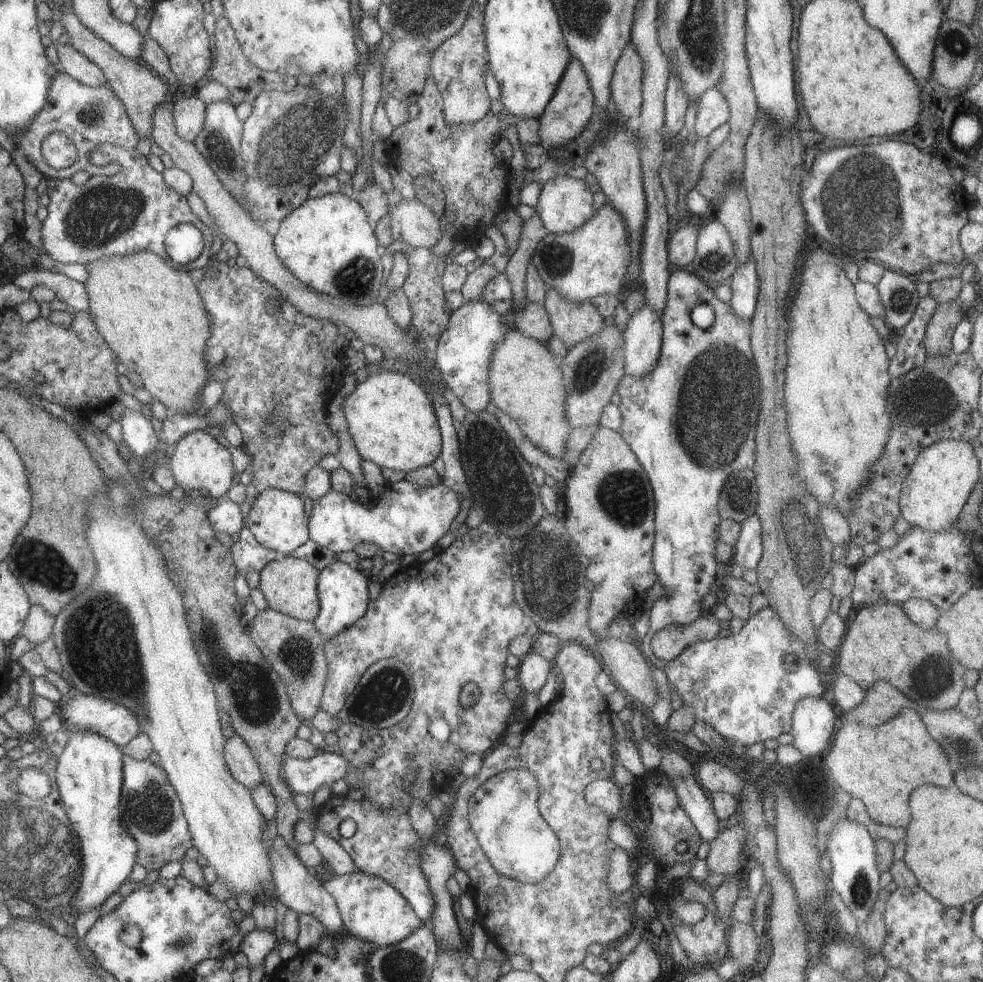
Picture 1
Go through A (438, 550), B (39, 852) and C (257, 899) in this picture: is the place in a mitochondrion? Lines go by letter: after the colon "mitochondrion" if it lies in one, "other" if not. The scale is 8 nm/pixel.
A: other
B: mitochondrion
C: other

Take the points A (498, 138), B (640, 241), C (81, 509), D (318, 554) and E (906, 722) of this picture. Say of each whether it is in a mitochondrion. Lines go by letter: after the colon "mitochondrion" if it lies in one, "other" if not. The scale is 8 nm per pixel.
A: other
B: other
C: other
D: other
E: other

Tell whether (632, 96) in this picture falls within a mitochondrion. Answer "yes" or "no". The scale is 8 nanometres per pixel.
no

